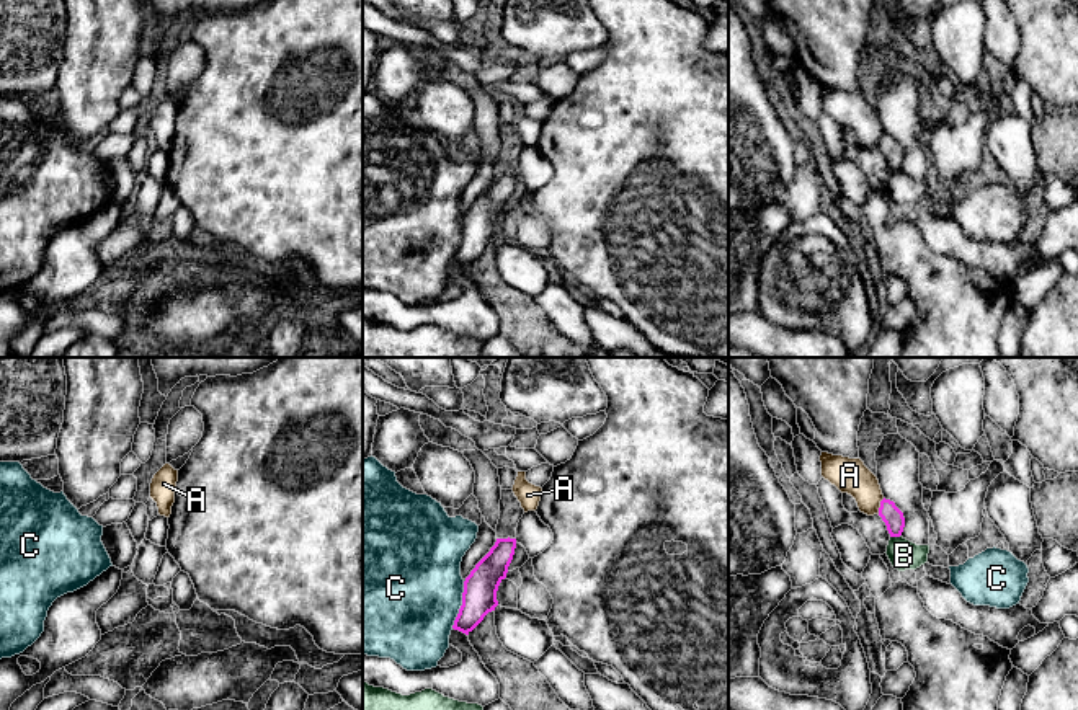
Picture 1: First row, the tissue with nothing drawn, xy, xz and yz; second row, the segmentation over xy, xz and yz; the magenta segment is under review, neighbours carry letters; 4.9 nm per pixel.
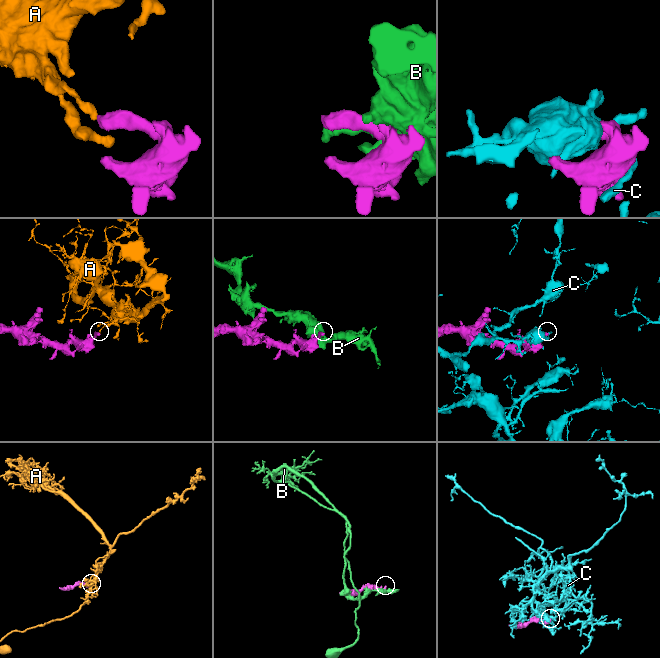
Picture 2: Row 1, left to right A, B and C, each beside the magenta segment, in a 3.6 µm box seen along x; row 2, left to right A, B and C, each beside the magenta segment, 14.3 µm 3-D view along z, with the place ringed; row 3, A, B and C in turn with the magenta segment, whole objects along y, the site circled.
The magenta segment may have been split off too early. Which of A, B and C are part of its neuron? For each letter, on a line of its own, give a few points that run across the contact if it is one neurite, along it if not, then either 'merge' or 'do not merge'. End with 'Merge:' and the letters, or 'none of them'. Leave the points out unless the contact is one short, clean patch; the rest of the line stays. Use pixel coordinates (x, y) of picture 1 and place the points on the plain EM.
A: line yz (884, 133), (877, 147); do not merge
B: do not merge
C: do not merge
Merge: none of them

